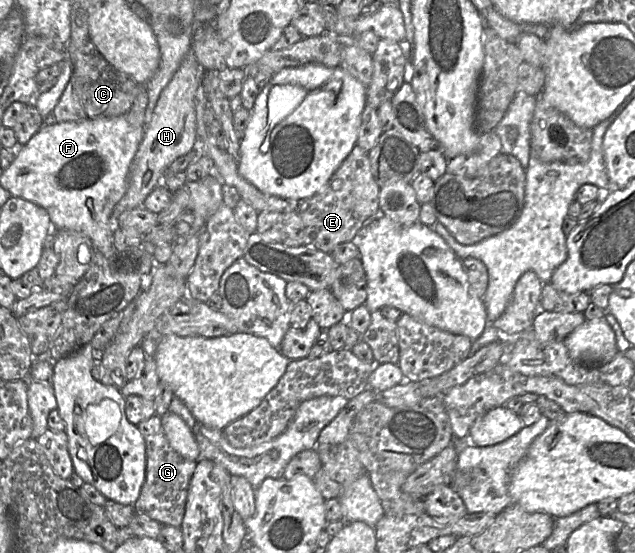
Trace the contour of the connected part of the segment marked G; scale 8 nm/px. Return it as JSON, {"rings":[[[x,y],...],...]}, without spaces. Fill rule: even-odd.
{"rings":[[[154,414],[138,425],[146,444],[146,478],[139,498],[134,503],[135,513],[147,516],[162,525],[180,527],[185,515],[186,501],[191,478],[198,461],[181,456],[170,445],[161,417]]]}

